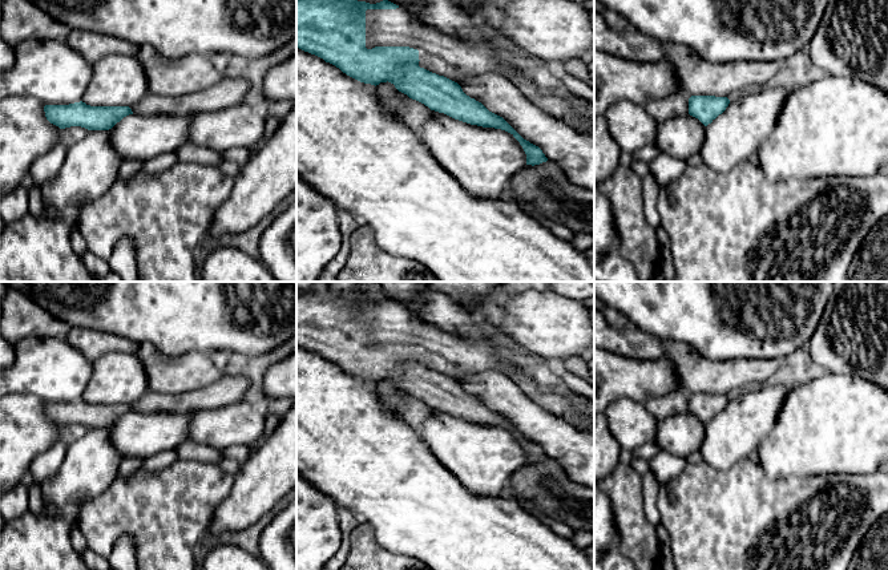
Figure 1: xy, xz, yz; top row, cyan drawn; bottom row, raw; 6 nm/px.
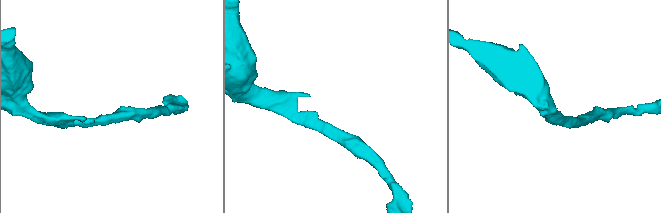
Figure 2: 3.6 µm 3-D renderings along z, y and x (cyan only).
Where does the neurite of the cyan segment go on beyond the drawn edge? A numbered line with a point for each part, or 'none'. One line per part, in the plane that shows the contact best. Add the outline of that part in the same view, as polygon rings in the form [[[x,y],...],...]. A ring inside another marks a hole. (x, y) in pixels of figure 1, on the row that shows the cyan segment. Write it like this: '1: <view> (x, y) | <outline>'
1: xz (457, 60) | [[[403,7],[366,11],[366,48],[409,47],[419,50],[419,66],[459,85],[481,74],[500,74],[554,118],[585,134],[594,126],[584,117],[586,101],[578,96],[556,96],[540,90],[522,72],[499,60],[487,44],[473,44],[443,35],[415,20]]]

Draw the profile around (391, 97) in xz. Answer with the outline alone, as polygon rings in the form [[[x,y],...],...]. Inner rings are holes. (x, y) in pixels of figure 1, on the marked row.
[[[380,82],[376,85],[376,92],[383,105],[396,117],[403,120],[403,113],[400,110],[400,104],[409,98],[407,94],[399,92],[391,82]]]

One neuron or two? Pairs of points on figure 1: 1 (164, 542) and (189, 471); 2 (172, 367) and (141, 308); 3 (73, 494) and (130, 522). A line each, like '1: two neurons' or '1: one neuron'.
1: one neuron
2: two neurons
3: two neurons

